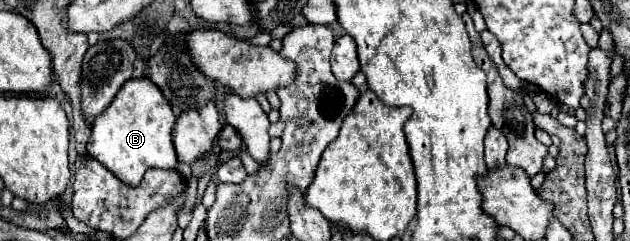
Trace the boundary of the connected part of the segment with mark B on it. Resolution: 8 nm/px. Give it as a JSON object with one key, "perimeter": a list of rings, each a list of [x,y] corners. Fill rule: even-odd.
{"perimeter":[[[130,79],[116,93],[114,101],[96,117],[88,153],[112,171],[122,183],[136,187],[148,169],[174,169],[176,151],[172,147],[174,113],[162,91],[148,79]]]}

